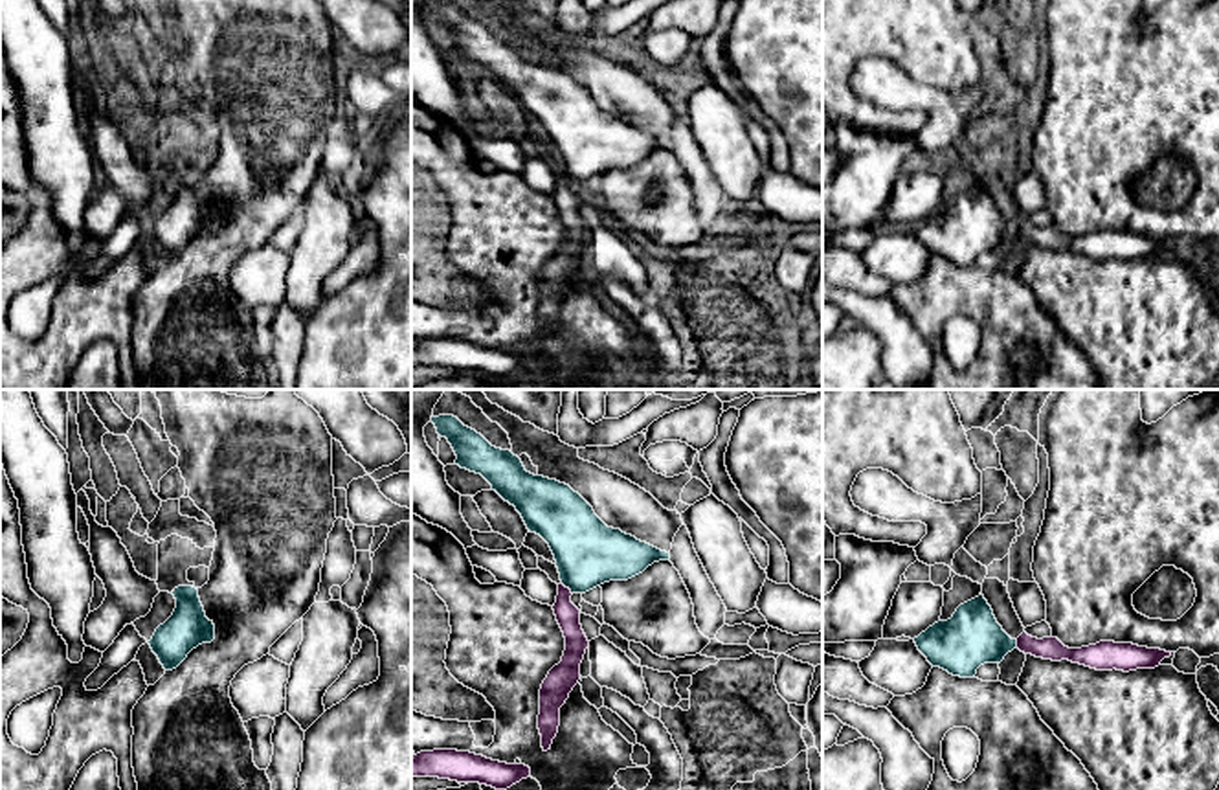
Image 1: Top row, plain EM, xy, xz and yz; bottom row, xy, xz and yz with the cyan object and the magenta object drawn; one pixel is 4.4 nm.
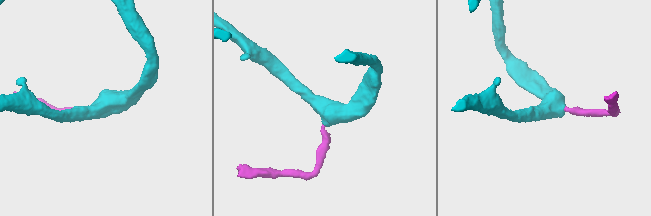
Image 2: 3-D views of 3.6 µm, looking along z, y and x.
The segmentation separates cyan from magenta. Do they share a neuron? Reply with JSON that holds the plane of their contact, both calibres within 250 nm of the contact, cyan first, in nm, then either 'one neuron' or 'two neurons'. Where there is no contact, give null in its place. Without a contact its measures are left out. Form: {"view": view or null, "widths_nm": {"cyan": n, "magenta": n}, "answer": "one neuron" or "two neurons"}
{"view": "xz", "widths_nm": {"cyan": 300, "magenta": 110}, "answer": "two neurons"}

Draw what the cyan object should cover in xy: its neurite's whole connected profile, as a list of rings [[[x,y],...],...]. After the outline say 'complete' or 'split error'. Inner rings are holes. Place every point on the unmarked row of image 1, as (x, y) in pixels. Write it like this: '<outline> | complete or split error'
[[[178,175],[171,182],[176,197],[149,230],[165,259],[176,257],[193,237],[215,228],[215,213],[206,206],[198,178]]] | complete

